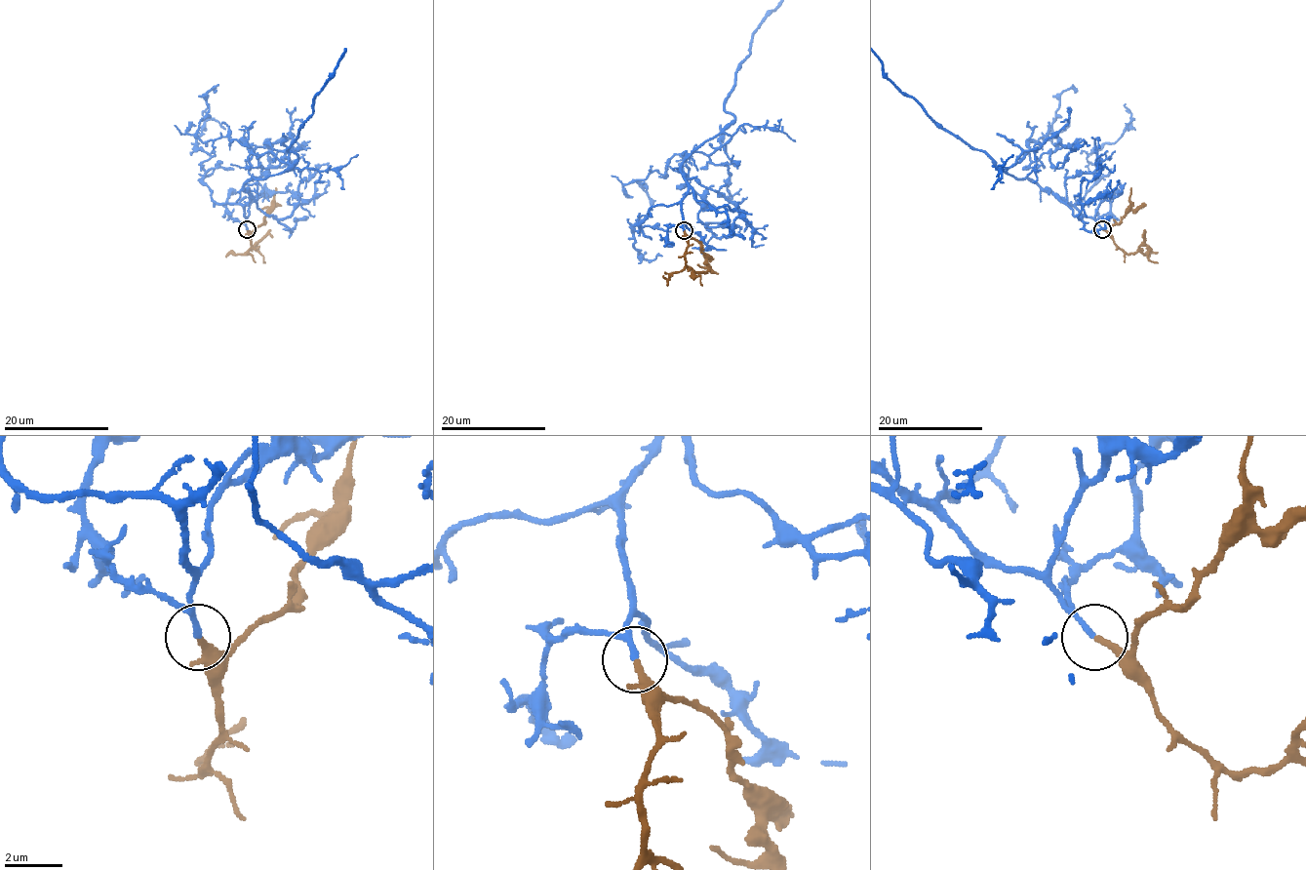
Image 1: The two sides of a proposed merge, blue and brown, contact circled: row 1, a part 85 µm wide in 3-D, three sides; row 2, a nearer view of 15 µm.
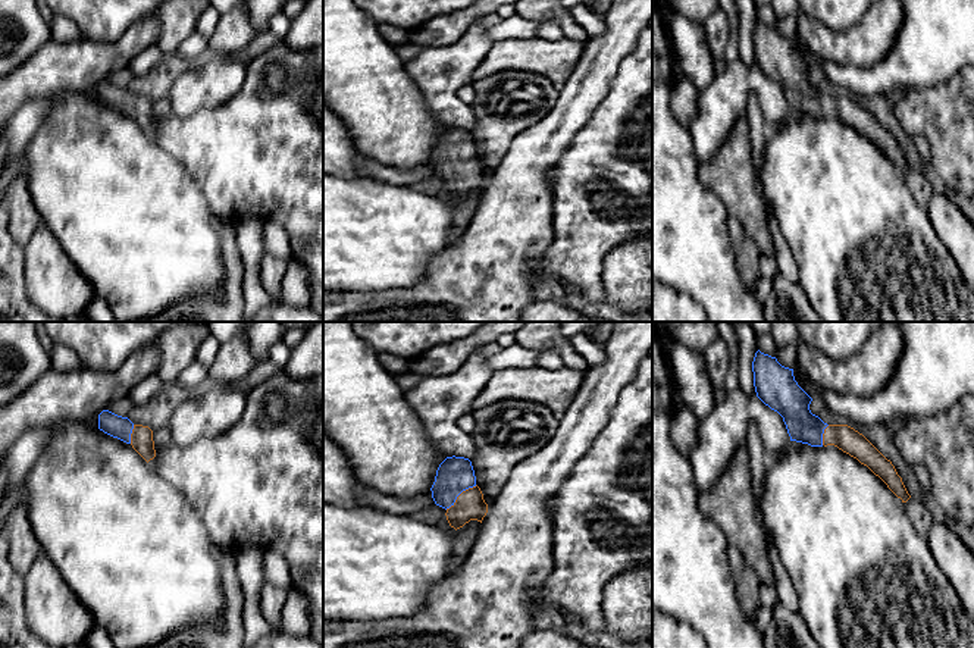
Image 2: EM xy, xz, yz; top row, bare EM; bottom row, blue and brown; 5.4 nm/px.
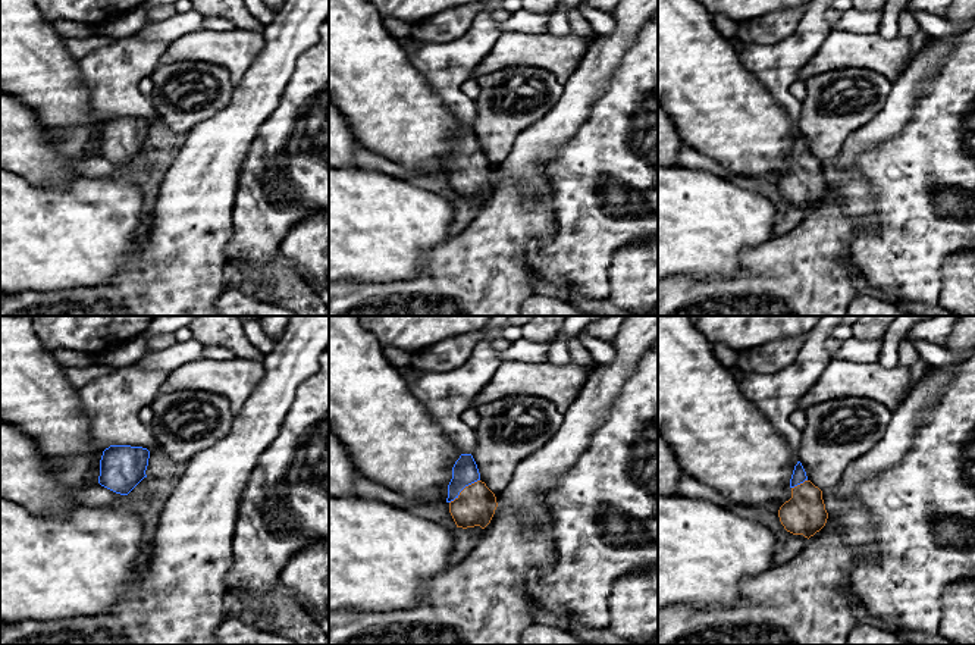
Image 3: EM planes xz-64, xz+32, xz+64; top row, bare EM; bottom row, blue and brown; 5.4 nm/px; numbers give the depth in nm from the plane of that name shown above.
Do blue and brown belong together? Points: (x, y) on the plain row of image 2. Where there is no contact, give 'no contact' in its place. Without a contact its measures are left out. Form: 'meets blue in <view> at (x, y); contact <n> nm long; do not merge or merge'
meets blue in xz at (460, 163); contact 220 nm long; merge

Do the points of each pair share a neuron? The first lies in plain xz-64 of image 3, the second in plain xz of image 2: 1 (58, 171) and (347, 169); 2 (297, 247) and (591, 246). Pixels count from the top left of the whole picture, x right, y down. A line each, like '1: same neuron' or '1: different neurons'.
1: same neuron
2: different neurons

